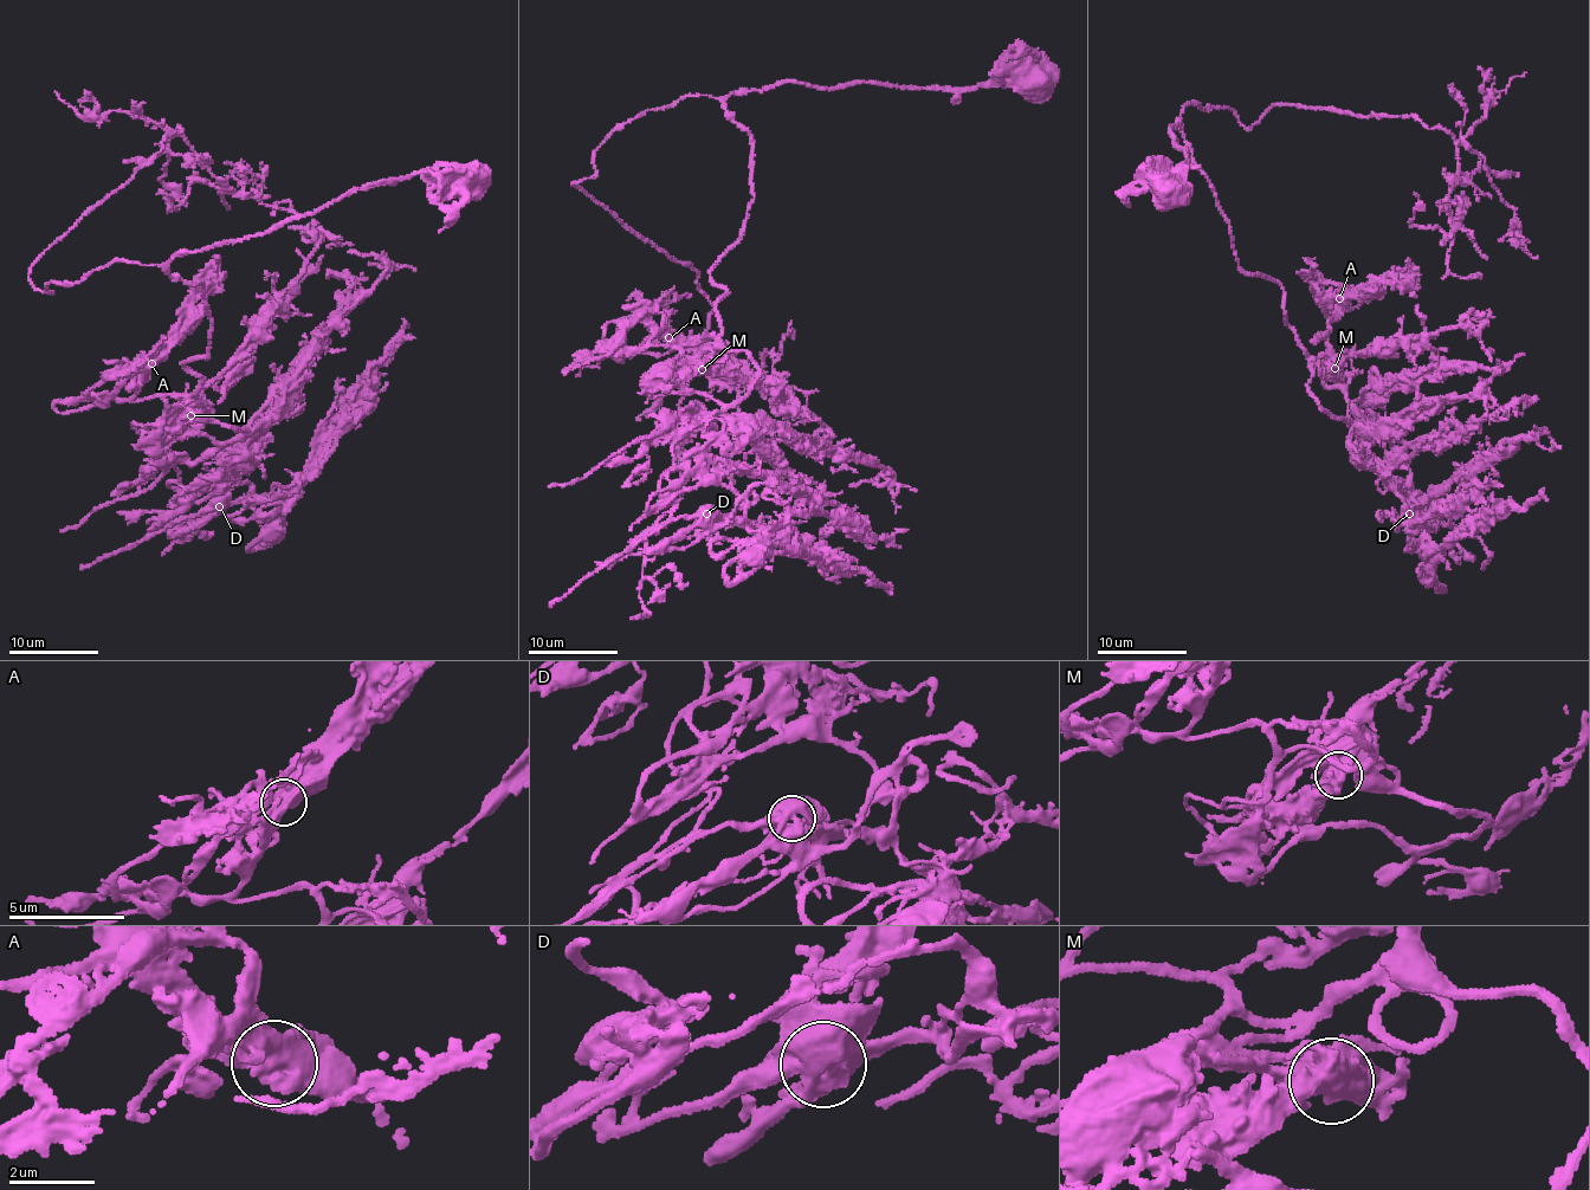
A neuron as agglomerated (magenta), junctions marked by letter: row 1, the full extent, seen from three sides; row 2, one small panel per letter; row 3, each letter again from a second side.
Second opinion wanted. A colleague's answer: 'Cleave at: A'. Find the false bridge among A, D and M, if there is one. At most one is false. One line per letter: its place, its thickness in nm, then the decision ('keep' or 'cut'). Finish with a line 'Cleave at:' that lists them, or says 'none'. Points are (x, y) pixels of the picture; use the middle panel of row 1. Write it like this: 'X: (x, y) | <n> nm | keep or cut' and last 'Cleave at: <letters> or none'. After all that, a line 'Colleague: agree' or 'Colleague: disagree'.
A: (669, 337) | 500 nm | keep
D: (706, 513) | 550 nm | keep
M: (702, 369) | 480 nm | keep
Cleave at: none
Colleague: disagree

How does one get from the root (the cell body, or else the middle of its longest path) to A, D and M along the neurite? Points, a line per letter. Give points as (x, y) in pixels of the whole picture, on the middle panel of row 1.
A: (1038, 82), (730, 95), (754, 199), (710, 271), (721, 337), (695, 357), (650, 343), (669, 337)
D: (1038, 82), (724, 101), (754, 199), (710, 275), (719, 337), (758, 370), (725, 412), (738, 506), (705, 515)
M: (1038, 82), (777, 82), (728, 97), (750, 137), (754, 199), (710, 271), (725, 290), (702, 369)

